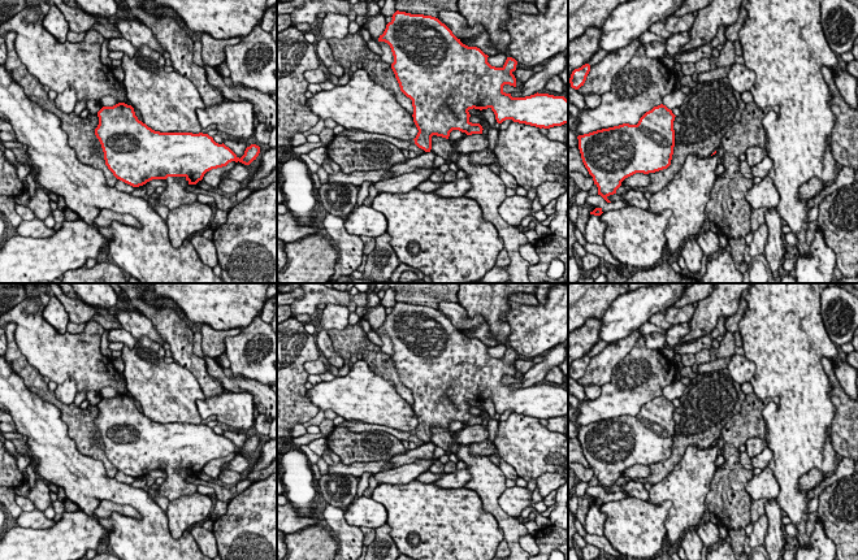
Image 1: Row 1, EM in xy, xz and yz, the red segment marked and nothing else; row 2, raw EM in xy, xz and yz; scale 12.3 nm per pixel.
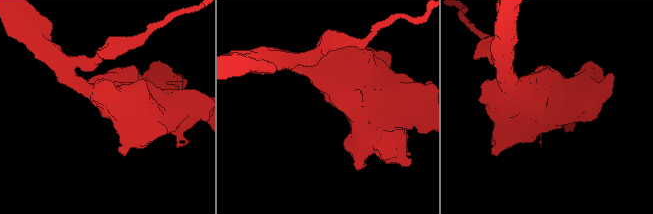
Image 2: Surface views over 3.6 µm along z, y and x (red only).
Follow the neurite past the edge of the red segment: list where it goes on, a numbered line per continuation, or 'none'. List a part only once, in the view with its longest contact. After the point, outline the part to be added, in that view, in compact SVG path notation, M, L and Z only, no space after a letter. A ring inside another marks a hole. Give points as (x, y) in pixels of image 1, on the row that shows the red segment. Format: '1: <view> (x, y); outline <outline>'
1: xy (174, 195); outline M168 177L165 181L168 182L168 187L160 194L157 205L164 205L172 210L198 200L196 194L186 191L186 186L188 185L186 177Z

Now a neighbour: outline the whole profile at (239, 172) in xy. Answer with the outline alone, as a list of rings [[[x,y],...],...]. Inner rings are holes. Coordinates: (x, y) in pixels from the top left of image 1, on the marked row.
[[[238,161],[235,162],[235,166],[231,170],[222,173],[221,179],[230,178],[233,181],[242,182],[247,179],[248,173],[250,173],[250,165],[244,165]]]

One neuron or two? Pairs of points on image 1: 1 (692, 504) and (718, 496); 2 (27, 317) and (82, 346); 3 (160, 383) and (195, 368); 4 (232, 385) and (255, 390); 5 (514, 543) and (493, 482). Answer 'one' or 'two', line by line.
1: two
2: one
3: two
4: one
5: one

